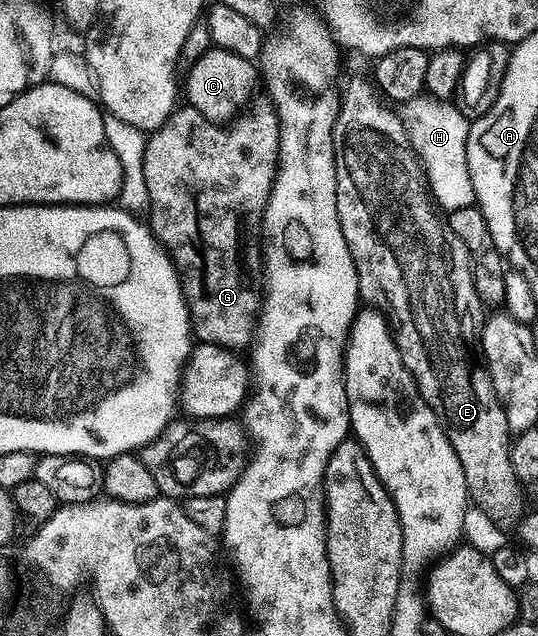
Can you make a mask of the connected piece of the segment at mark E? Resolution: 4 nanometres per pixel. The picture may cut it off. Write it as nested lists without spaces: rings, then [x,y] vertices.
[[[351,78],[347,82],[347,87],[343,90],[343,100],[338,107],[337,121],[334,123],[332,136],[332,148],[334,150],[334,182],[335,200],[337,210],[337,220],[341,222],[341,232],[345,232],[345,244],[349,244],[349,252],[353,256],[353,264],[357,268],[357,280],[359,281],[360,299],[368,307],[374,308],[387,319],[387,325],[391,327],[391,334],[395,337],[397,348],[403,357],[405,368],[413,376],[425,404],[433,408],[433,412],[443,424],[443,431],[453,446],[453,452],[457,454],[457,460],[461,462],[461,472],[465,472],[465,484],[470,501],[476,507],[491,515],[495,520],[501,518],[514,519],[520,513],[517,498],[521,483],[516,478],[513,468],[509,464],[509,429],[506,422],[506,414],[501,404],[498,402],[497,393],[493,388],[493,380],[490,379],[490,372],[484,363],[484,357],[480,351],[480,327],[481,319],[485,314],[484,303],[479,301],[477,288],[473,284],[471,275],[471,257],[461,244],[457,232],[449,228],[444,211],[440,209],[431,190],[427,185],[427,176],[423,164],[414,148],[411,147],[410,136],[404,126],[404,119],[398,114],[395,115],[390,105],[381,97],[378,89],[370,81],[363,78]]]

